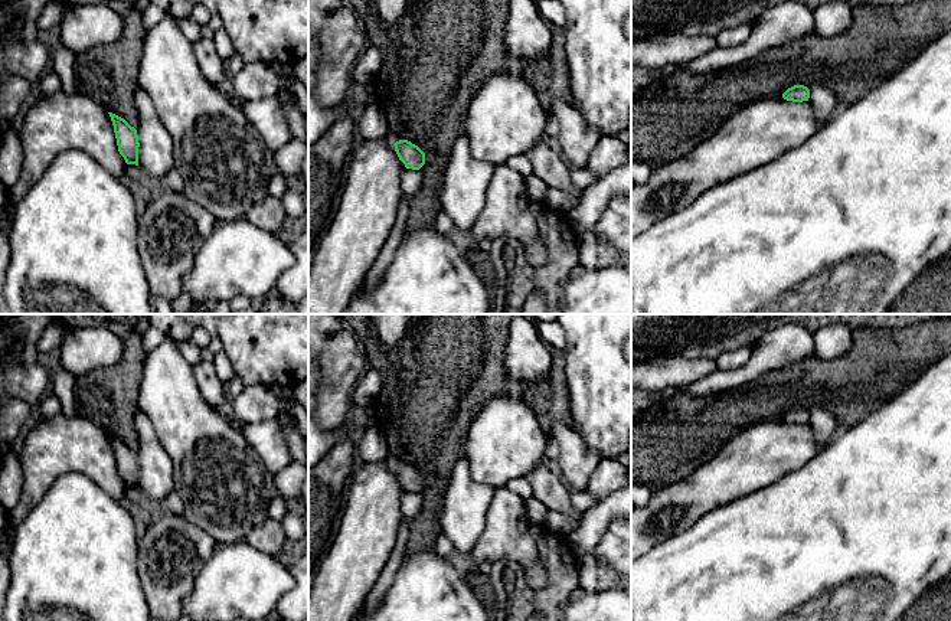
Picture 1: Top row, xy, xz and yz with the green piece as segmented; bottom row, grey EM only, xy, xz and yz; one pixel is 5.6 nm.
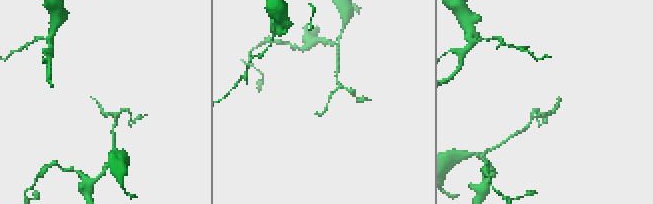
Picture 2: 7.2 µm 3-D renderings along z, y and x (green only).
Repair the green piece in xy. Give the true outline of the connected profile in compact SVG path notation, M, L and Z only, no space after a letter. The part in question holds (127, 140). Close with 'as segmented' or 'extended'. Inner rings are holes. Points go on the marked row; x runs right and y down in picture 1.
M108 112L114 125L117 146L120 154L124 157L127 164L138 166L138 135L137 130L131 127L124 118Z; as segmented

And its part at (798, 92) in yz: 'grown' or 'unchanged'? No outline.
unchanged

